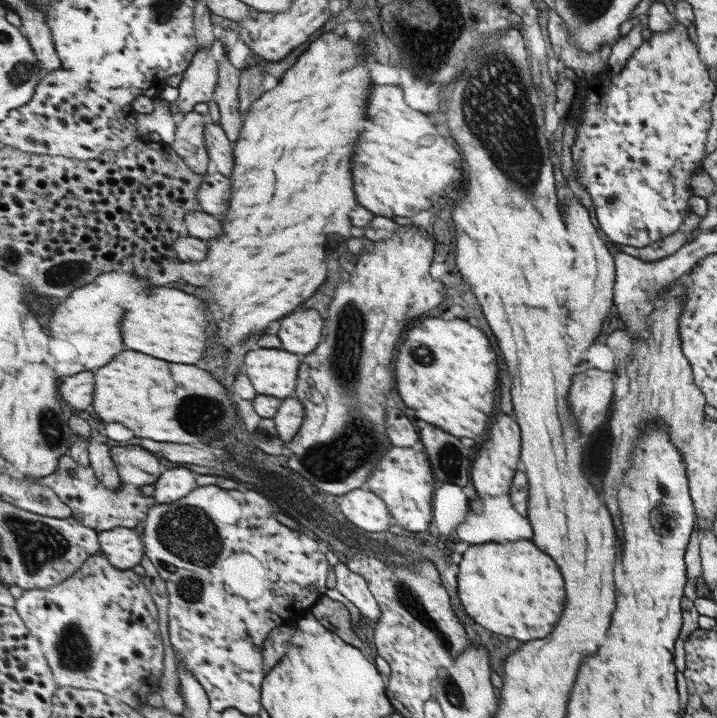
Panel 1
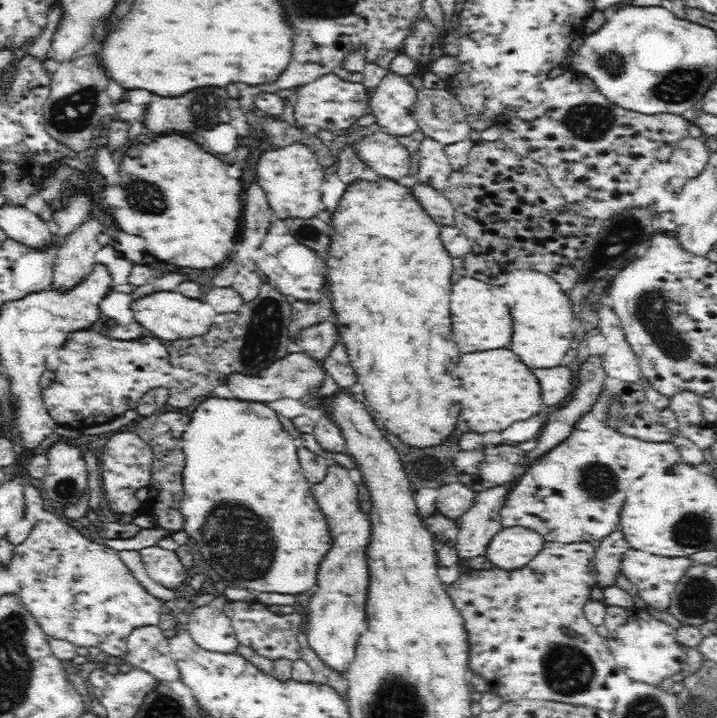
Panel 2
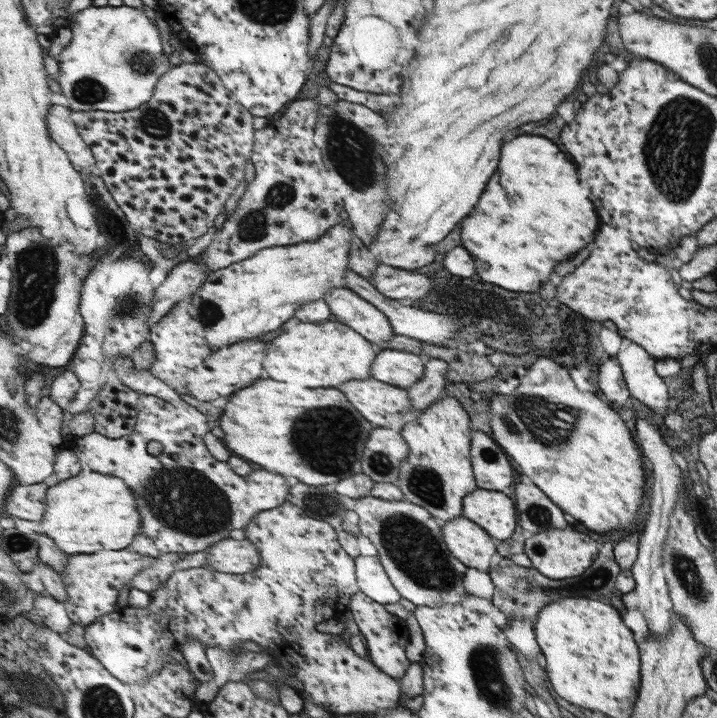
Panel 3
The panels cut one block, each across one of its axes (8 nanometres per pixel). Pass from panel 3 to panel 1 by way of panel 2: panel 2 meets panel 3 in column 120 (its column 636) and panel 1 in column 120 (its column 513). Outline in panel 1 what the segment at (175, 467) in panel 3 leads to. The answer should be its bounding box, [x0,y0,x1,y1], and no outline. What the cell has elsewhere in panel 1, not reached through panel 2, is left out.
[36,455,159,532]

